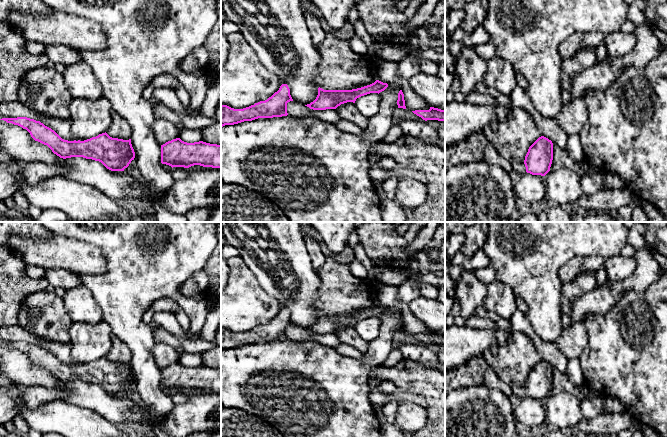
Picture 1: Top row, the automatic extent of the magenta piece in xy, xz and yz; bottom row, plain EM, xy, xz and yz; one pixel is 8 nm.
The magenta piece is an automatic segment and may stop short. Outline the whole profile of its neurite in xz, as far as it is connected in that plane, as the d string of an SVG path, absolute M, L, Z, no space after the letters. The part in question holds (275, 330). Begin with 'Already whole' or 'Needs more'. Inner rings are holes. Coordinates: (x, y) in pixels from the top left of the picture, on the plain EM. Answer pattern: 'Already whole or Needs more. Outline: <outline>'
Already whole. Outline: M282 308L277 316L265 325L260 325L243 333L221 329L221 352L258 342L287 340L287 327L293 325L287 308Z

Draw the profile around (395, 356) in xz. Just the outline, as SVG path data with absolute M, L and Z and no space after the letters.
M393 348L382 365L386 367L393 367L396 364L398 364L402 359L403 355L399 348L398 349Z

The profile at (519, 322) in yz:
M518 309L508 321L510 333L522 332L528 335L532 339L542 360L551 364L553 369L559 370L566 378L566 370L569 359L558 349L556 342L543 341L534 332L527 314L524 314Z

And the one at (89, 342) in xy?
M104 320L98 324L73 322L69 334L71 357L76 365L105 357L112 346L111 327Z

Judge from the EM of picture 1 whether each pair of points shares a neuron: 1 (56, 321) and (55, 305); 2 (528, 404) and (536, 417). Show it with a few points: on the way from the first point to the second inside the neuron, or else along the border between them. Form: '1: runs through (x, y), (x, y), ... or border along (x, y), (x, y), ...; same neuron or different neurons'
1: runs through (55, 317), (55, 309); same neuron
2: runs through (528, 407), (533, 414); same neuron

